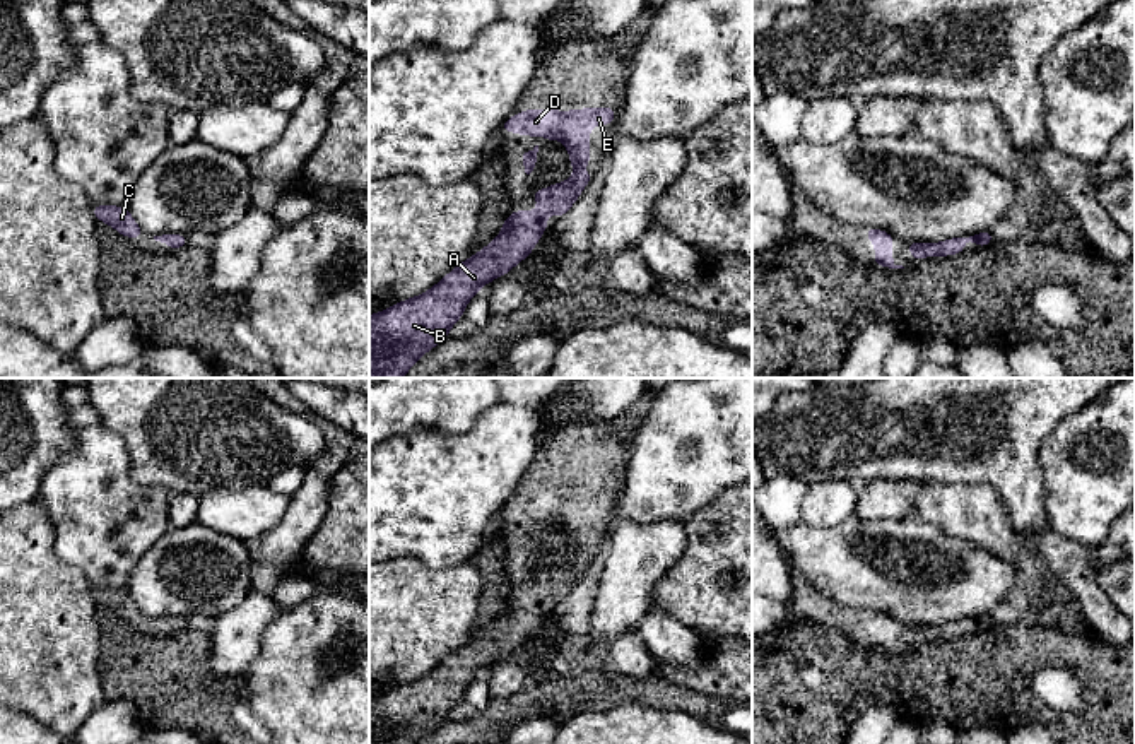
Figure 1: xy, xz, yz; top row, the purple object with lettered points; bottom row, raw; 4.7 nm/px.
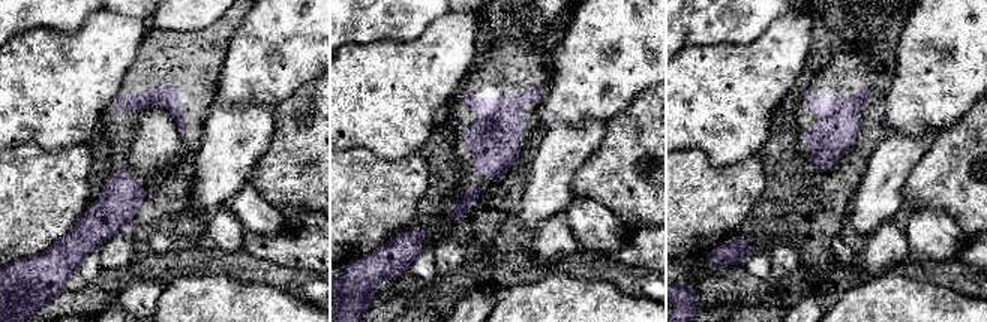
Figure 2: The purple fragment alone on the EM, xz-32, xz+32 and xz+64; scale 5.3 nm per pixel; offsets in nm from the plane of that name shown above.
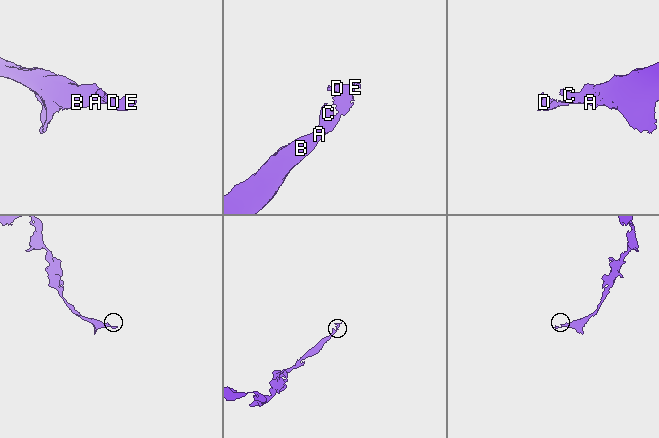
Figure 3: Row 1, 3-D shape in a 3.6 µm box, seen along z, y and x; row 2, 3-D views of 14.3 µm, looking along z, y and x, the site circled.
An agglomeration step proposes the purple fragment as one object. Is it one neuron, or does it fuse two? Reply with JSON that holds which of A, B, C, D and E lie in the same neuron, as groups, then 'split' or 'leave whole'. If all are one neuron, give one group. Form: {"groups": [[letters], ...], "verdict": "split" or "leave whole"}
{"groups": [["A", "B", "C", "D", "E"]], "verdict": "leave whole"}

